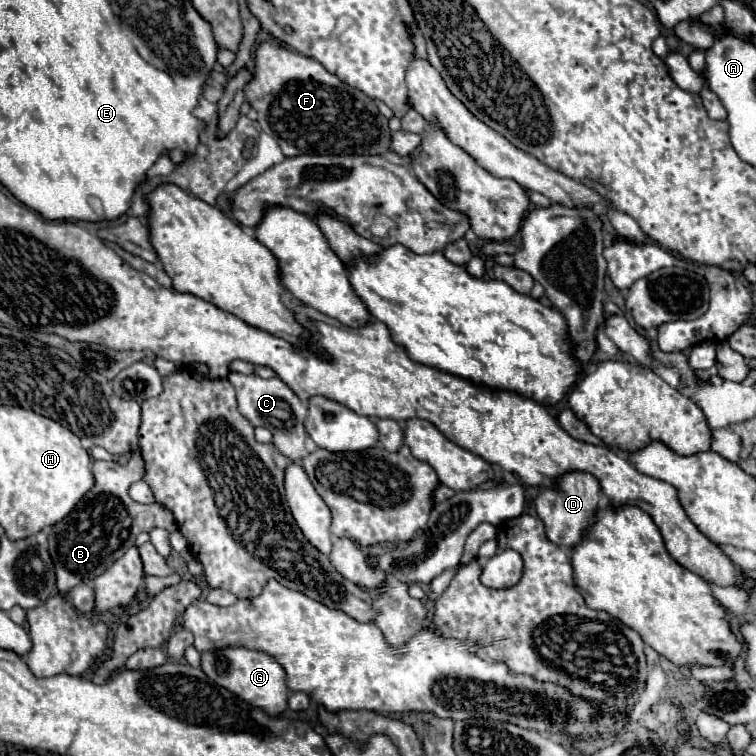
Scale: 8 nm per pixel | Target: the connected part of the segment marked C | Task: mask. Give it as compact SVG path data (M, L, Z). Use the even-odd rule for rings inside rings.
M230 372L228 380L234 384L236 388L236 400L238 400L238 410L240 414L252 424L252 426L264 426L270 428L274 434L274 446L292 462L298 462L304 458L306 448L304 448L304 440L306 440L306 432L304 432L304 418L308 414L308 404L302 402L300 398L296 398L296 394L292 394L290 386L286 386L278 376L274 378L260 378L256 374L238 374L238 372Z

